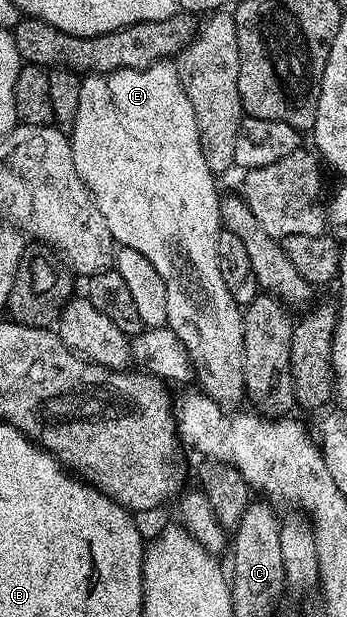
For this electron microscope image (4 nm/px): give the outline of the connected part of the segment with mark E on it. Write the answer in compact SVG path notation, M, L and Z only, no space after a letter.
M160 62L151 64L147 68L122 68L116 72L106 74L87 74L82 77L80 86L80 101L77 107L76 120L70 124L69 139L73 150L73 166L77 166L77 174L85 182L85 186L91 192L91 199L105 214L105 222L109 222L109 230L113 234L116 245L132 248L139 254L145 254L161 278L165 282L167 291L167 322L166 327L181 338L185 350L191 359L192 369L197 373L202 391L212 396L218 404L231 406L245 396L247 382L245 380L245 326L243 325L244 309L234 292L225 282L221 274L221 262L219 261L219 233L221 221L219 219L219 197L220 189L215 189L216 173L209 170L205 162L205 154L201 150L201 138L197 126L197 114L193 114L193 102L189 102L189 94L181 86L178 67L171 62Z

